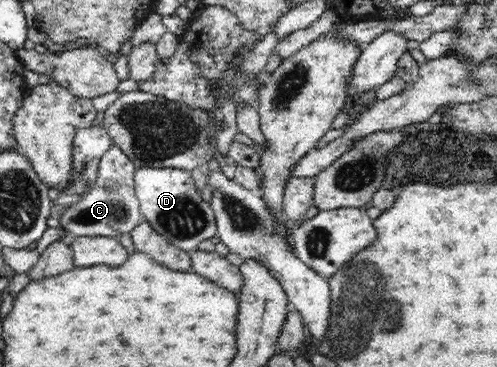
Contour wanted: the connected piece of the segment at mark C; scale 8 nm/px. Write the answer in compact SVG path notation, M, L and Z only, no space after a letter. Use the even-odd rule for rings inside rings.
M111 145L102 156L97 170L97 180L80 200L71 204L59 219L60 226L67 231L67 236L60 240L68 242L78 236L106 236L119 238L121 234L133 232L143 220L137 195L134 194L133 174L136 166L129 160L127 153L119 145Z

